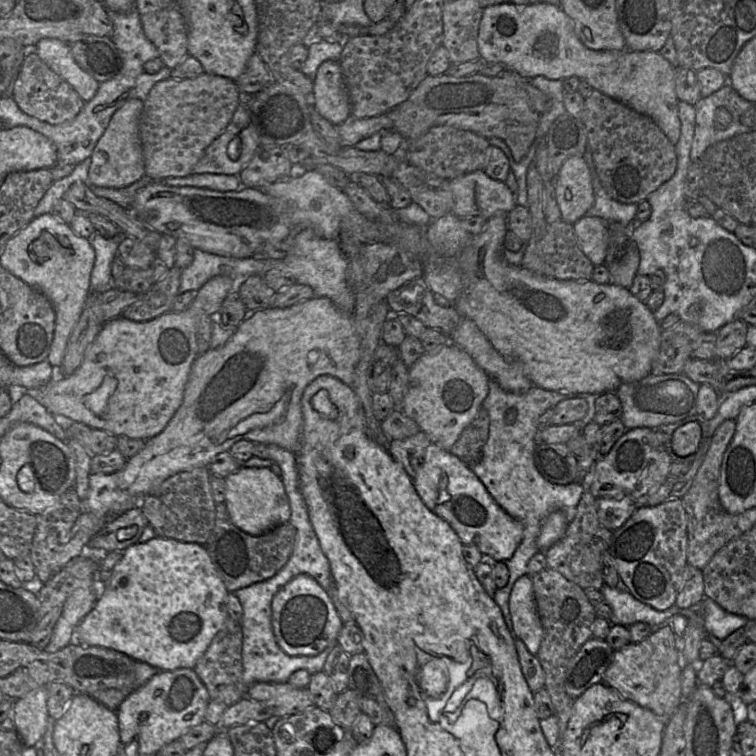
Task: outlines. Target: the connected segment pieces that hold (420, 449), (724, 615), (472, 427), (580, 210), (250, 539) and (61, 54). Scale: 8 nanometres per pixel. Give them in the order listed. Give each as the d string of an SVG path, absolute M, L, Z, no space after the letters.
M422 431L403 440L390 440L388 452L400 462L407 474L414 478L424 461L425 452L430 440Z
M704 597L695 610L698 610L703 617L706 633L712 634L721 641L732 632L744 627L749 621L744 616L725 611L708 597Z
M481 405L477 415L461 432L449 450L467 466L476 464L482 457L482 449L488 439L489 416Z
M581 156L569 157L555 177L555 194L561 219L574 224L594 203L591 174Z
M221 502L215 505L214 526L205 548L230 593L274 576L288 561L295 536L296 529L289 522L259 536L247 534L233 524L224 502Z
M44 38L31 49L76 91L83 102L89 101L95 95L99 82L77 64L69 43L55 38Z

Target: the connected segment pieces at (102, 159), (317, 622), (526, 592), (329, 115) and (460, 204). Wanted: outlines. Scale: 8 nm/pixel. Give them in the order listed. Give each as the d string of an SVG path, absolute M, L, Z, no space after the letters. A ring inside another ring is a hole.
M130 99L125 101L112 115L90 156L87 186L123 188L145 175L142 144L139 136L139 122L143 105L144 102L140 99Z
M299 574L282 586L272 599L272 629L279 647L289 656L316 656L329 644L336 642L343 627L342 622L329 594L320 584L307 574Z
M521 576L515 582L509 599L513 634L521 639L531 654L539 651L543 627L537 610L531 576Z
M336 60L323 62L313 79L311 102L317 112L335 126L351 114L350 99L343 73Z
M483 170L450 180L450 188L454 200L452 213L460 219L480 216L487 220L496 214L508 214L517 205L517 197L508 186L504 182L491 179Z

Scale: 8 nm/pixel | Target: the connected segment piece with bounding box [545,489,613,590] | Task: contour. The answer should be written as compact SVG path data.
M586 489L564 536L545 552L547 568L558 571L582 589L599 590L604 585L603 554L609 550L612 536L613 531L603 526L599 519L598 498Z

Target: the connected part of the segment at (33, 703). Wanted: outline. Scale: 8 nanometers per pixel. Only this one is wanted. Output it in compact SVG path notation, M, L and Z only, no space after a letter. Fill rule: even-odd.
M46 686L37 687L13 701L11 718L24 747L35 747L51 719L46 707Z

